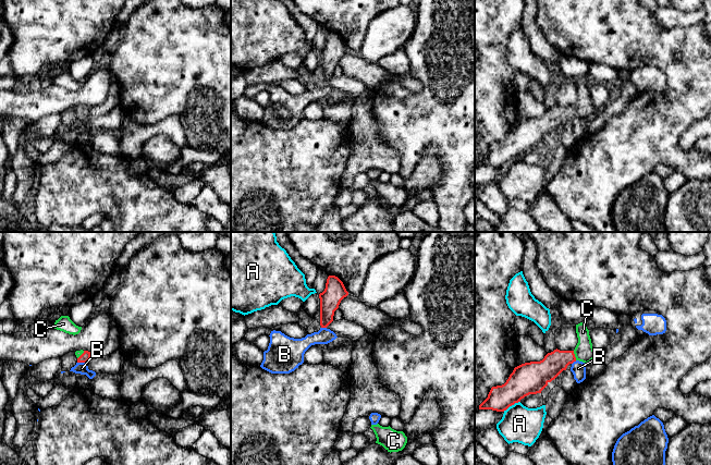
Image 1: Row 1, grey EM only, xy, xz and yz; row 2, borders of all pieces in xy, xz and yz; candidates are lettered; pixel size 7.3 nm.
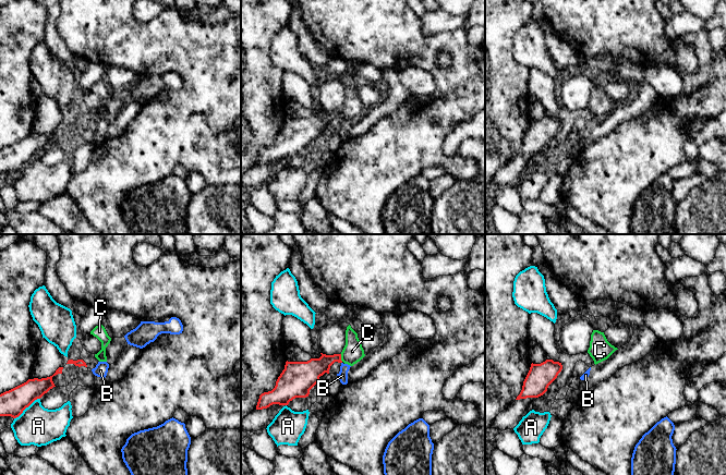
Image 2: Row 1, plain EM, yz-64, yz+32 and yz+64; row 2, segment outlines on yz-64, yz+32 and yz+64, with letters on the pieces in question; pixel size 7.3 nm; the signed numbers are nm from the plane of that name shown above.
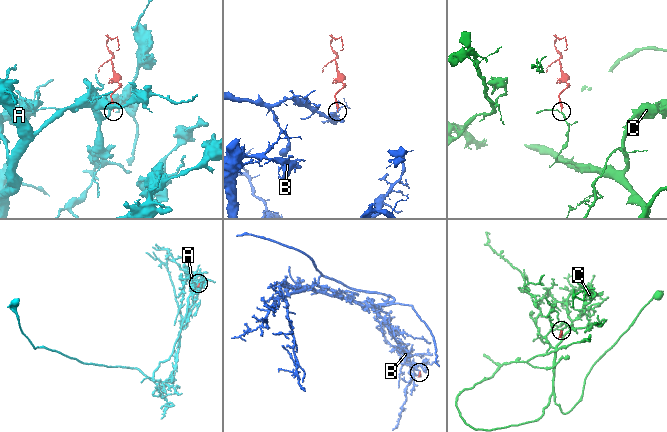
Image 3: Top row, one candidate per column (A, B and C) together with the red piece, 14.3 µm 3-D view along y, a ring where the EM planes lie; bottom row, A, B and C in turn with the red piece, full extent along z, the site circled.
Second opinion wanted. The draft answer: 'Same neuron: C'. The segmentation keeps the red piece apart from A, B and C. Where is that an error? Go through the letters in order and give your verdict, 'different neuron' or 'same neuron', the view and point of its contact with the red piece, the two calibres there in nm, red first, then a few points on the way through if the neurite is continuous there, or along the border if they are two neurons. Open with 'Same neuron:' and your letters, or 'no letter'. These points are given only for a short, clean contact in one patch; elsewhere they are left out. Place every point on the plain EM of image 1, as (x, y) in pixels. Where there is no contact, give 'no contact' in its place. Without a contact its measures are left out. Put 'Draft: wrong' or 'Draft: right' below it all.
Same neuron: C
A: different neuron; meets red in yz at (511, 161); 240 nm thick on the red side, 280 nm on the other; border along yz (519, 157), (503, 167)
B: different neuron; meets red in xy at (82, 118); 70 nm thick on the red side, 90 nm on the other; border along xy (77, 118), (86, 119)
C: same neuron; meets red in yz at (574, 111); 170 nm thick on the red side, 150 nm on the other; runs through yz (546, 126), (555, 118), (574, 111), (584, 108)
Draft: right

